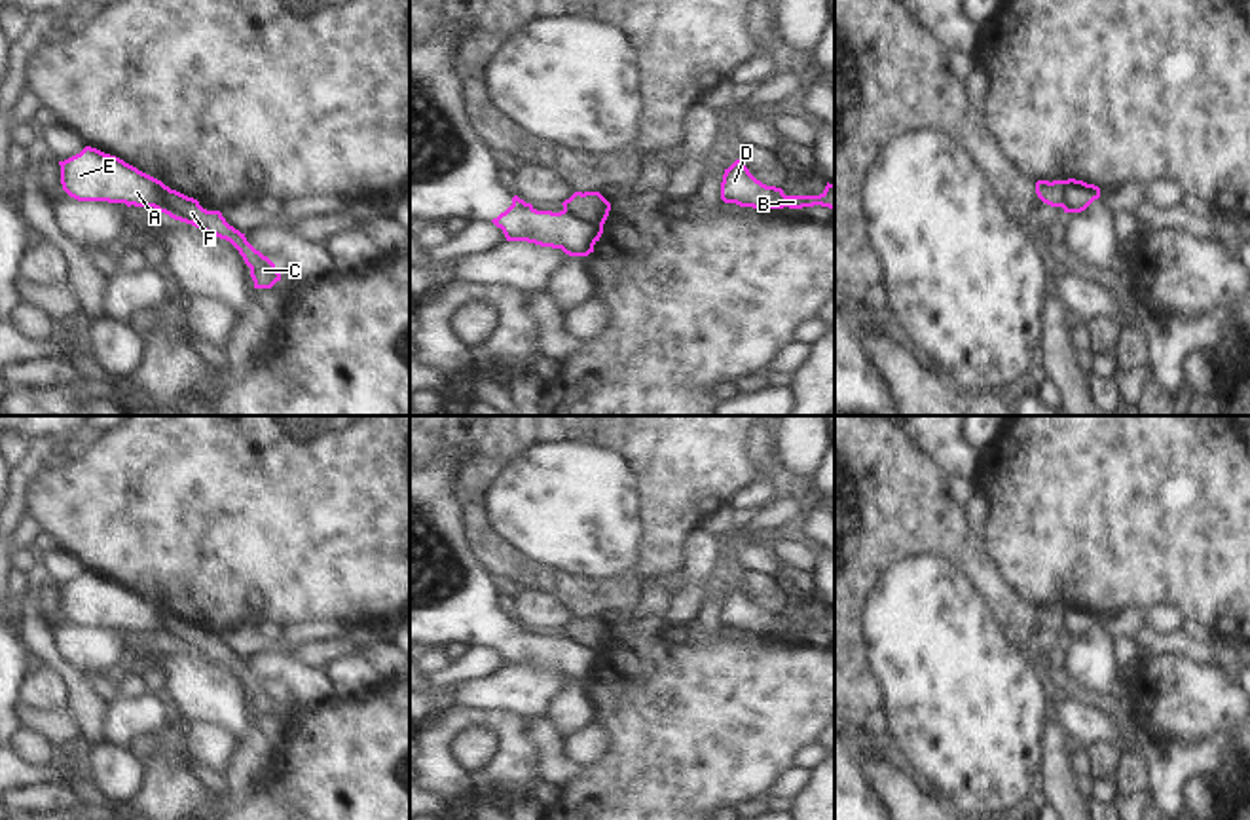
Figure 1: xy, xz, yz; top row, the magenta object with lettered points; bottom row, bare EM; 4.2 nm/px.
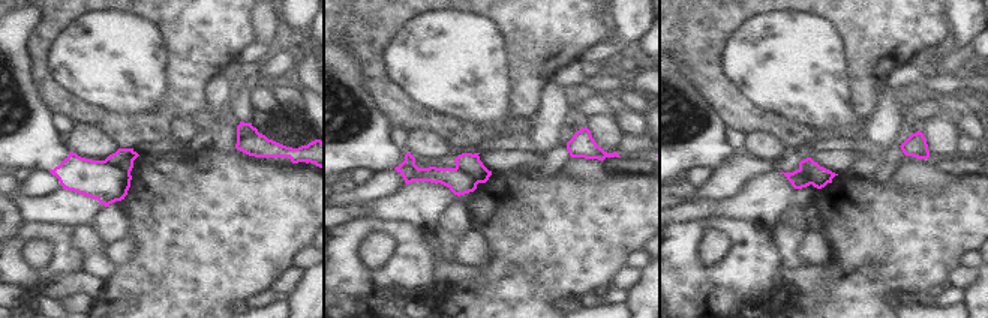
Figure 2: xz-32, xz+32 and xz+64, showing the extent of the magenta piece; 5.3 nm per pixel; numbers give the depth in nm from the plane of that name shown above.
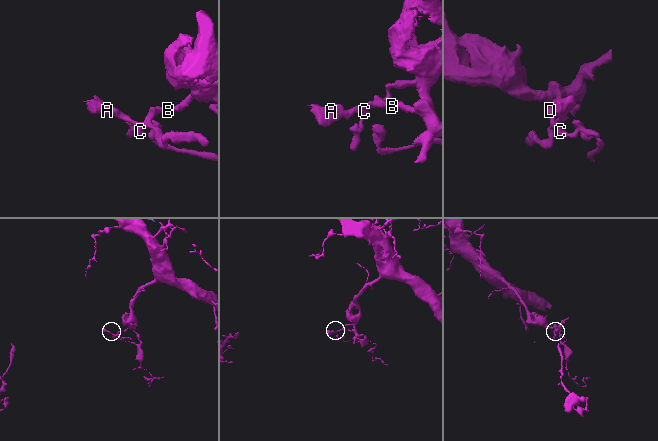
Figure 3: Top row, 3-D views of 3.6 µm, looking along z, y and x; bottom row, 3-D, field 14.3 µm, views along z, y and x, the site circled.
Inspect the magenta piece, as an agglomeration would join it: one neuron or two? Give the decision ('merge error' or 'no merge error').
merge error

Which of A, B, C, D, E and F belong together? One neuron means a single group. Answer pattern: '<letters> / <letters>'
A E / B C D F

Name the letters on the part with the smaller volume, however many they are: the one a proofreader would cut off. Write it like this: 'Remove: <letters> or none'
Remove: A, E

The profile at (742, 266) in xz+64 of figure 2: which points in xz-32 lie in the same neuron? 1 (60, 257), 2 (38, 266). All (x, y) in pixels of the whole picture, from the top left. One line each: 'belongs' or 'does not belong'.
1: belongs
2: belongs

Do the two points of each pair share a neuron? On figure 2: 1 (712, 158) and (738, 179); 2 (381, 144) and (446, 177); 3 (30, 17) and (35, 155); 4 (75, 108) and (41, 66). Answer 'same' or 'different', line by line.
1: different
2: same
3: same
4: same

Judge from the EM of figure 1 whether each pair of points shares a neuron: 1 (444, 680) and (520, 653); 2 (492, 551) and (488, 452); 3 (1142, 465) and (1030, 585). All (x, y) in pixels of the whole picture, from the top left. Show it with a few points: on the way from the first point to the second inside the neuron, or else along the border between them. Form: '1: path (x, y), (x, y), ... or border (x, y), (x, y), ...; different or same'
1: border (467, 646), (492, 646), (507, 665); different
2: path (480, 526), (478, 477); same
3: path (1106, 477), (1053, 530), (1046, 549); same

